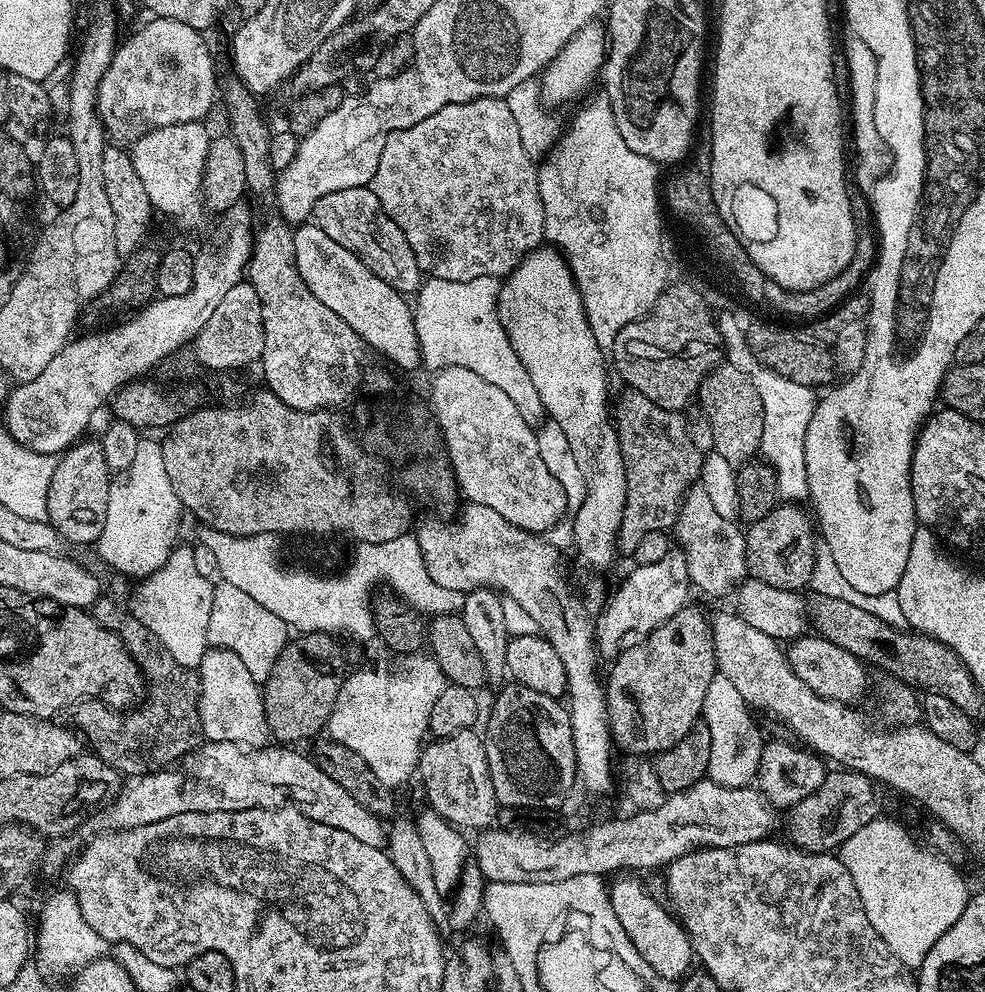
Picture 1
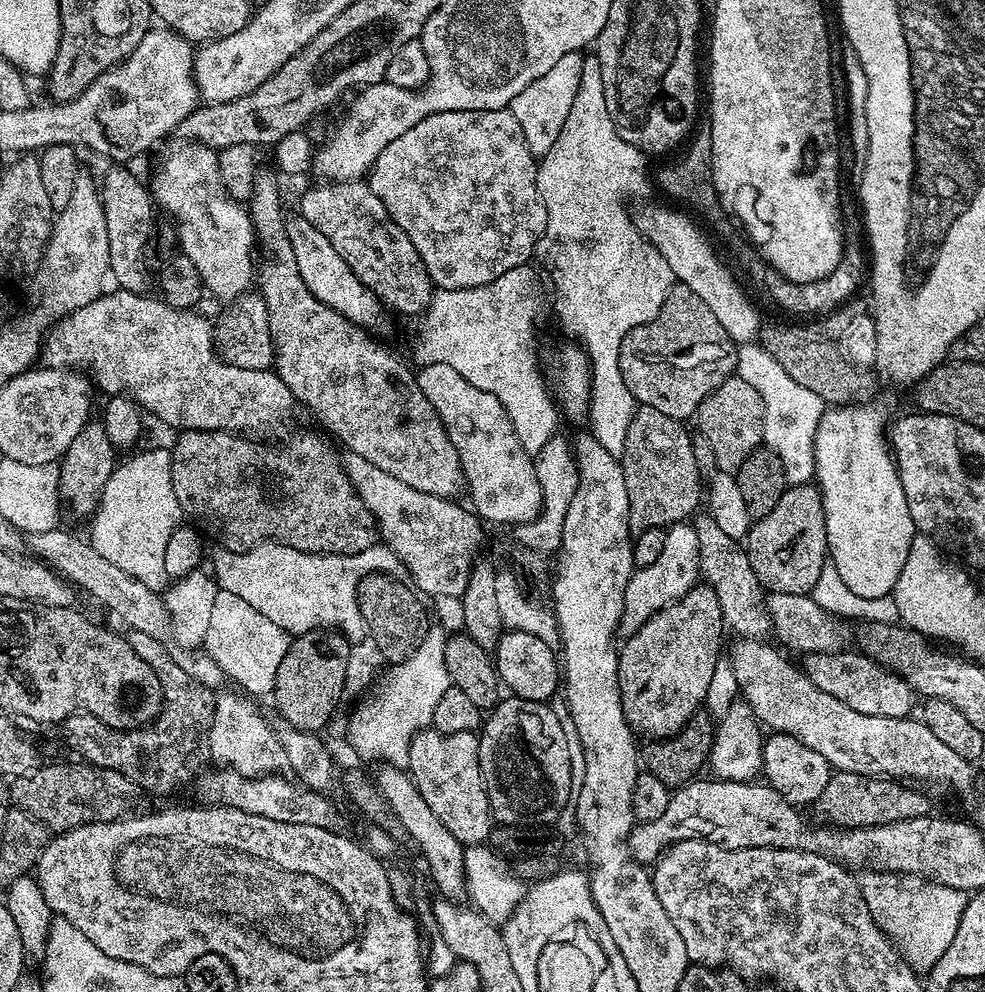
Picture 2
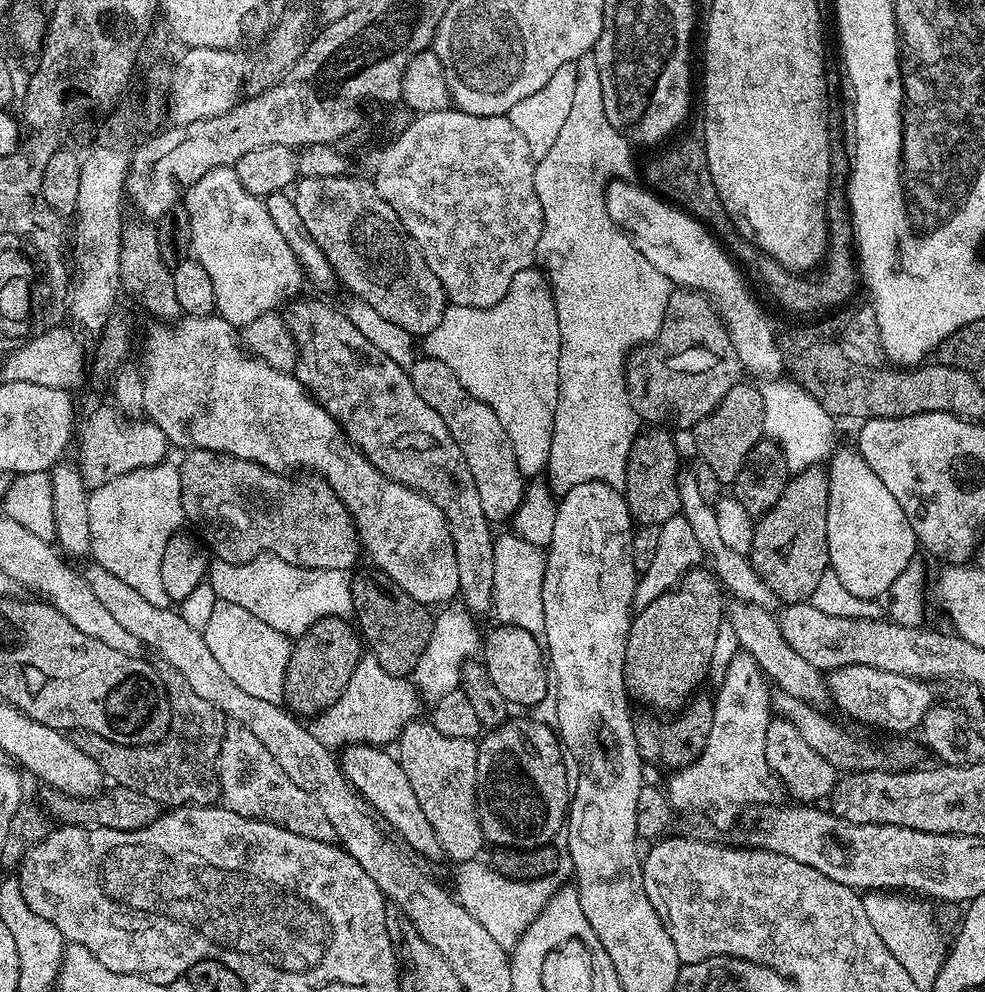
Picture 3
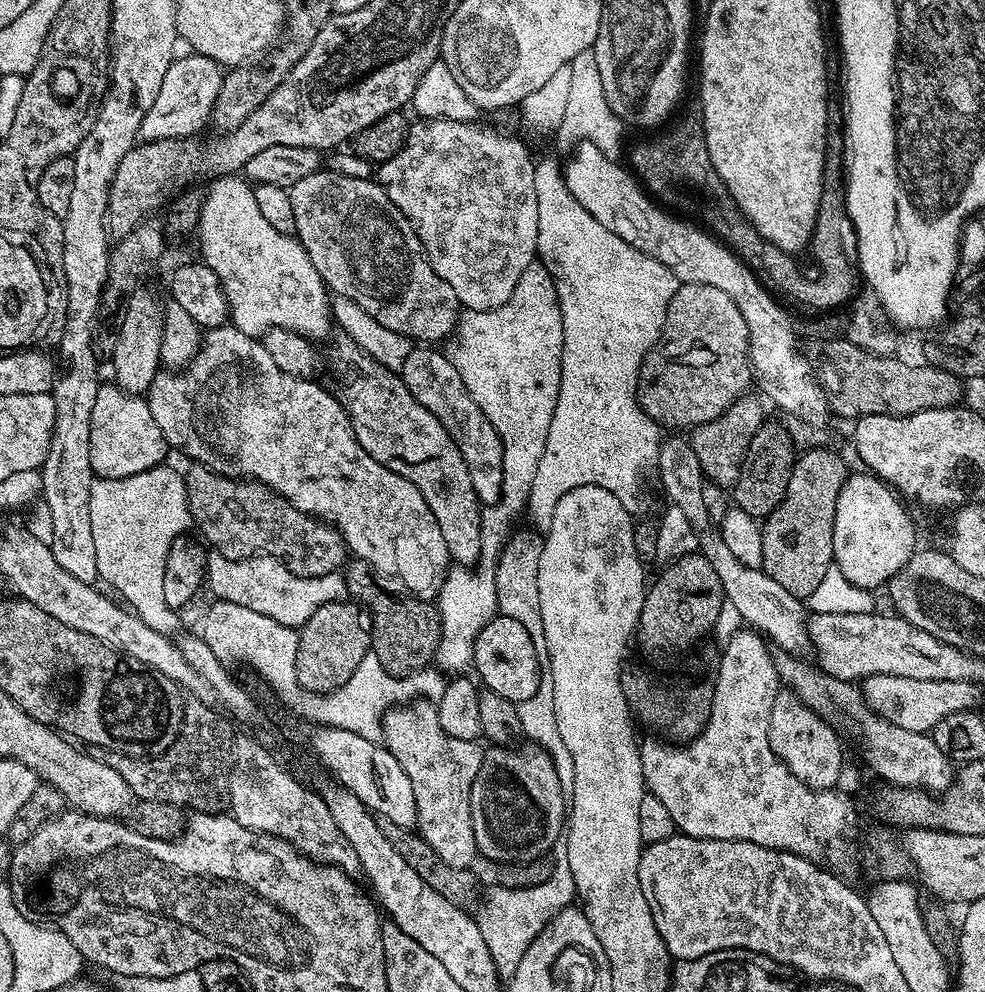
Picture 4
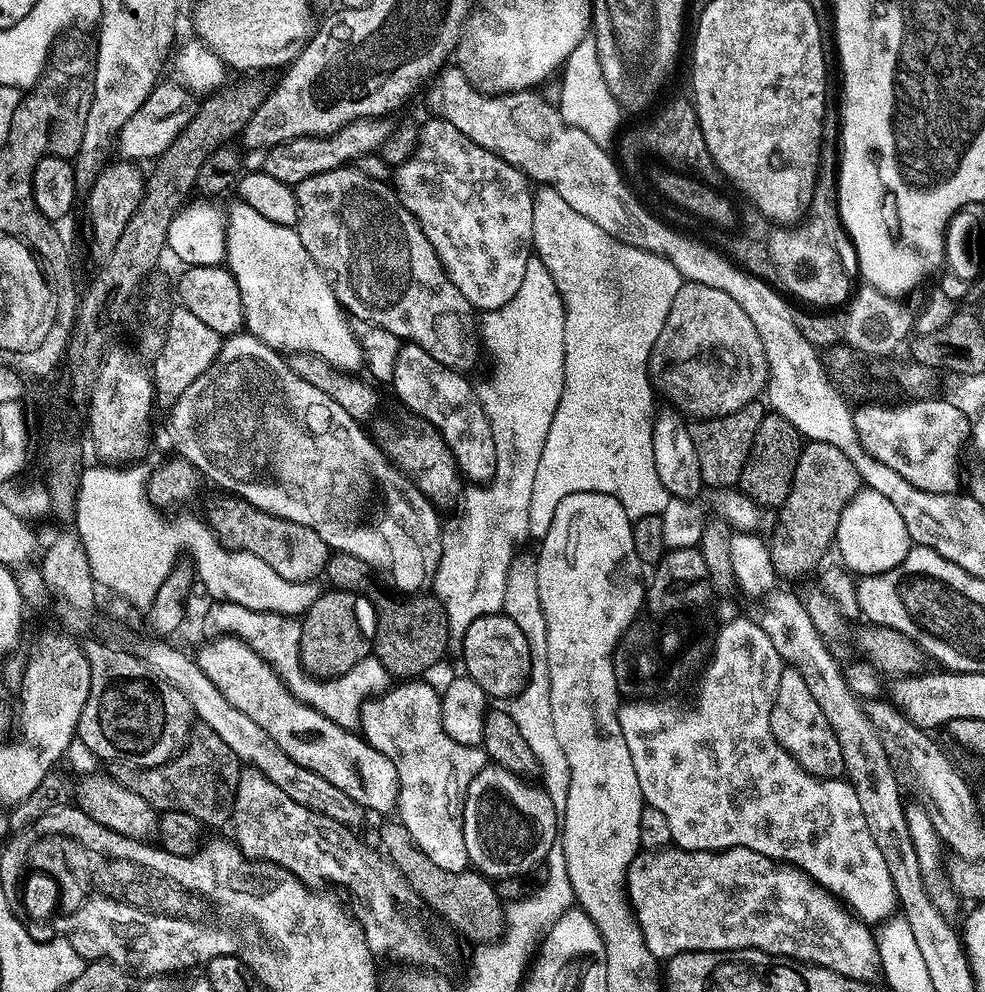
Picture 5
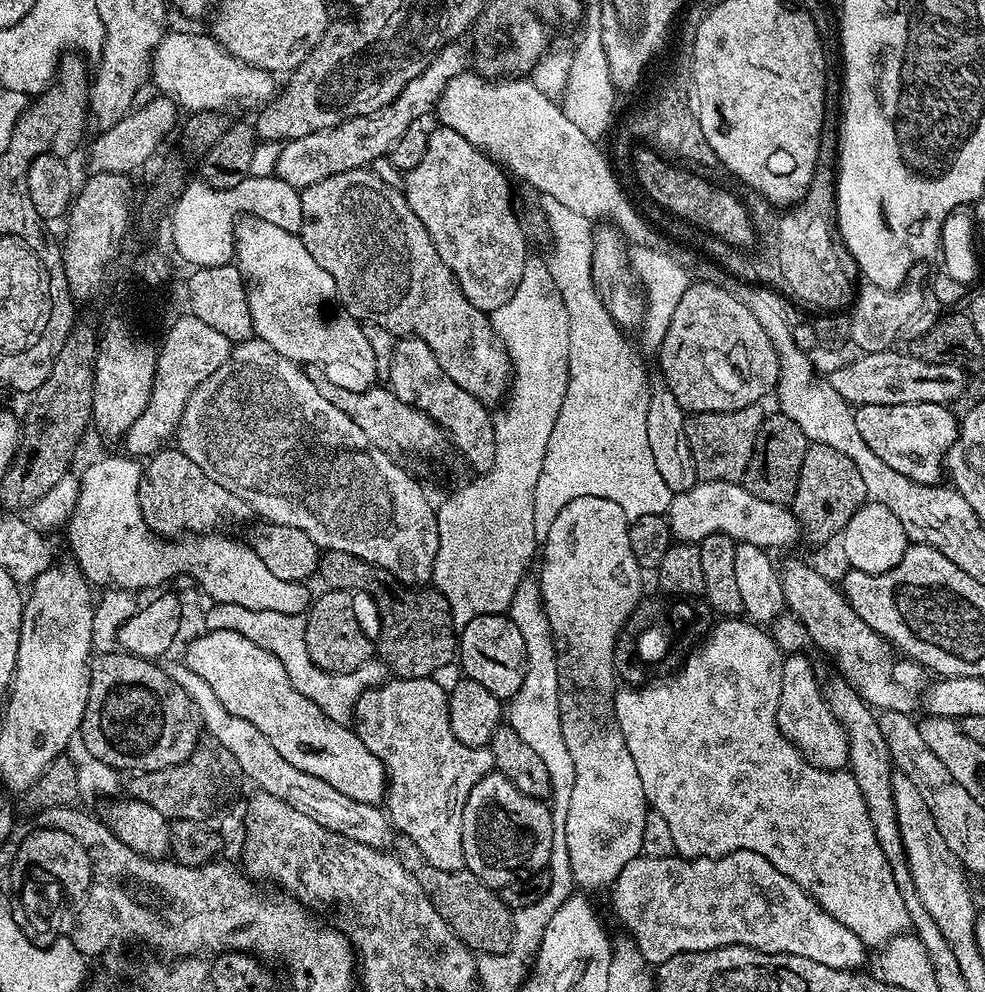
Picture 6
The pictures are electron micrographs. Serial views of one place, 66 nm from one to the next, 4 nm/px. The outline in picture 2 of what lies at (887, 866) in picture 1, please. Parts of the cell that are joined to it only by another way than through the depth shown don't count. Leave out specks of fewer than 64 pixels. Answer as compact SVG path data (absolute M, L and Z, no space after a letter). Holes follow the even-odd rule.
M868 870L863 875L859 877L862 898L866 898L866 906L875 918L876 925L888 924L885 913L896 912L896 939L892 943L911 968L918 974L927 974L938 958L946 954L946 946L954 942L954 934L958 934L958 922L962 922L969 893L923 878L909 882L895 872Z

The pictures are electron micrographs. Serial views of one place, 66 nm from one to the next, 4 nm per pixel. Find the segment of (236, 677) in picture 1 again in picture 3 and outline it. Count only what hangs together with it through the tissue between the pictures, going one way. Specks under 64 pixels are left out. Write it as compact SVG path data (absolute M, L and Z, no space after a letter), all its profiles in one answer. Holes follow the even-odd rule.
M241 726L232 727L224 733L218 761L223 807L232 808L234 814L244 814L251 820L265 820L267 816L272 816L270 823L282 826L294 834L315 840L335 841L334 826L330 826L330 818L322 814L322 806L318 806L318 802L314 802L306 790L294 786L294 782L286 778L282 766L274 762L274 754L270 754L270 750L266 750L266 746L250 730Z

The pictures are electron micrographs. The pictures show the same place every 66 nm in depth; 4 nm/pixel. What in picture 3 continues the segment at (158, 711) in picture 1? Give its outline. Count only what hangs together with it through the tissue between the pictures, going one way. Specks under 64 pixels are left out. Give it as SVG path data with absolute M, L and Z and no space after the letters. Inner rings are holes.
M162 658L155 661L155 666L160 672L162 682L166 686L168 697L170 698L170 706L172 707L172 727L168 737L165 740L158 741L157 744L132 748L129 744L110 742L93 732L77 731L74 739L78 750L82 750L82 754L87 754L89 758L94 758L94 762L98 762L98 766L109 781L115 782L122 788L138 790L138 794L146 794L148 797L154 798L154 802L158 802L165 809L215 805L221 799L218 761L220 747L224 741L224 733L226 731L226 717L213 704L206 702L206 698L199 696L190 687L190 682L186 682L186 678L182 678L182 674L178 674L176 668L171 668Z

